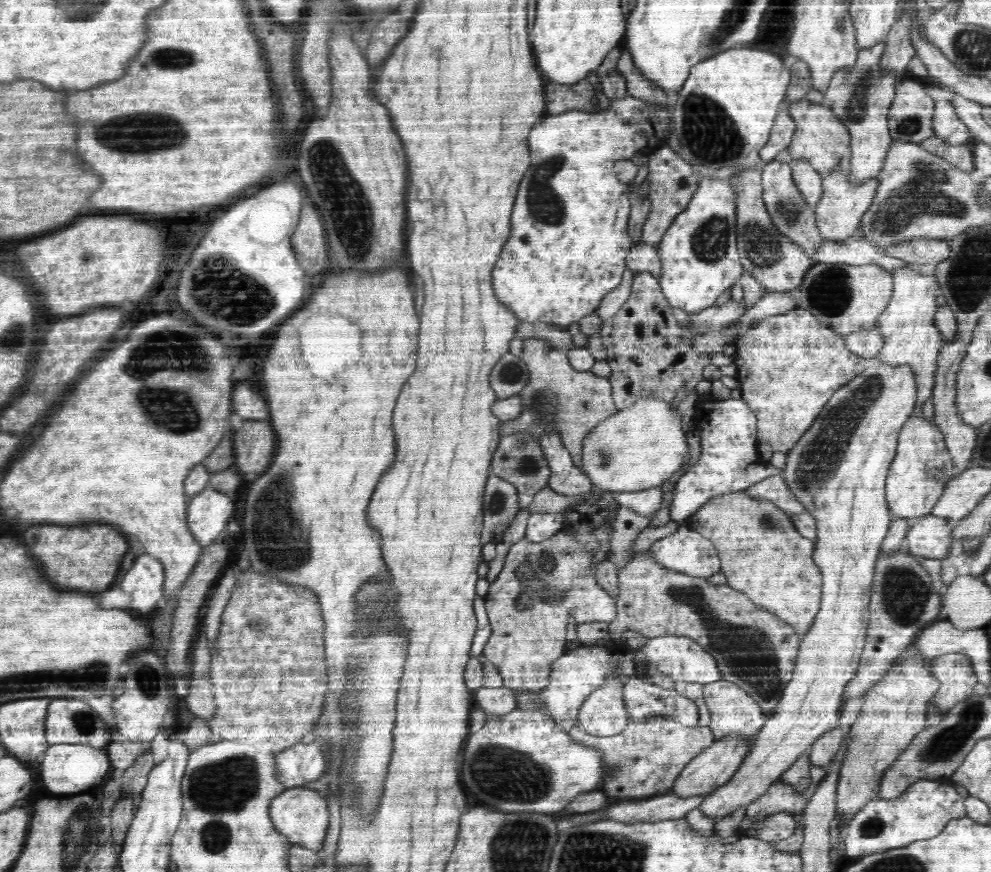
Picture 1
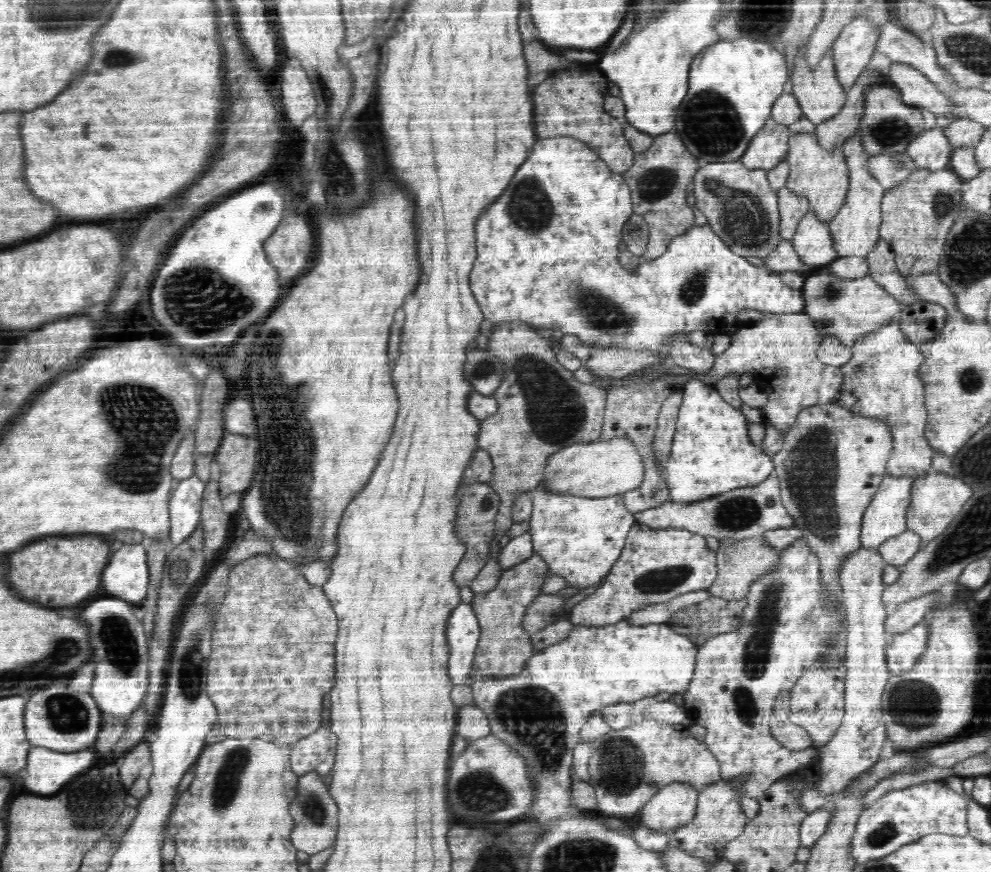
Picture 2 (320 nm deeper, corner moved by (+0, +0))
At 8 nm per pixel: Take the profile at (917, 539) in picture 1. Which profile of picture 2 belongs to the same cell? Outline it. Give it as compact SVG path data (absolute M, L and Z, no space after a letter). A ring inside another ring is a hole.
M906 530L898 536L885 540L879 546L879 555L886 565L905 565L922 548L922 537L918 532Z

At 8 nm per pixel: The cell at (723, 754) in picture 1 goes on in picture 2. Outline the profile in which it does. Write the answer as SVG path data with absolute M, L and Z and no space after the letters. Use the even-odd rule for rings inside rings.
M676 781L661 788L641 809L640 824L650 828L652 832L667 832L671 836L676 828L688 824L698 808L700 789L687 781Z

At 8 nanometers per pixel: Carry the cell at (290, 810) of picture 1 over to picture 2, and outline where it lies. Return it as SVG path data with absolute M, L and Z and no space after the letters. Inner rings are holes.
M308 773L299 776L296 789L295 800L289 805L295 824L290 836L291 841L298 851L313 855L330 848L336 842L339 806L318 774Z

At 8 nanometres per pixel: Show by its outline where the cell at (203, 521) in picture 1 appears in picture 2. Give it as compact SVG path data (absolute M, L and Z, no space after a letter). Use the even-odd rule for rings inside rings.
M194 474L190 478L179 480L178 487L171 492L169 538L174 546L190 538L195 528L199 526L202 493L205 486L206 483Z

